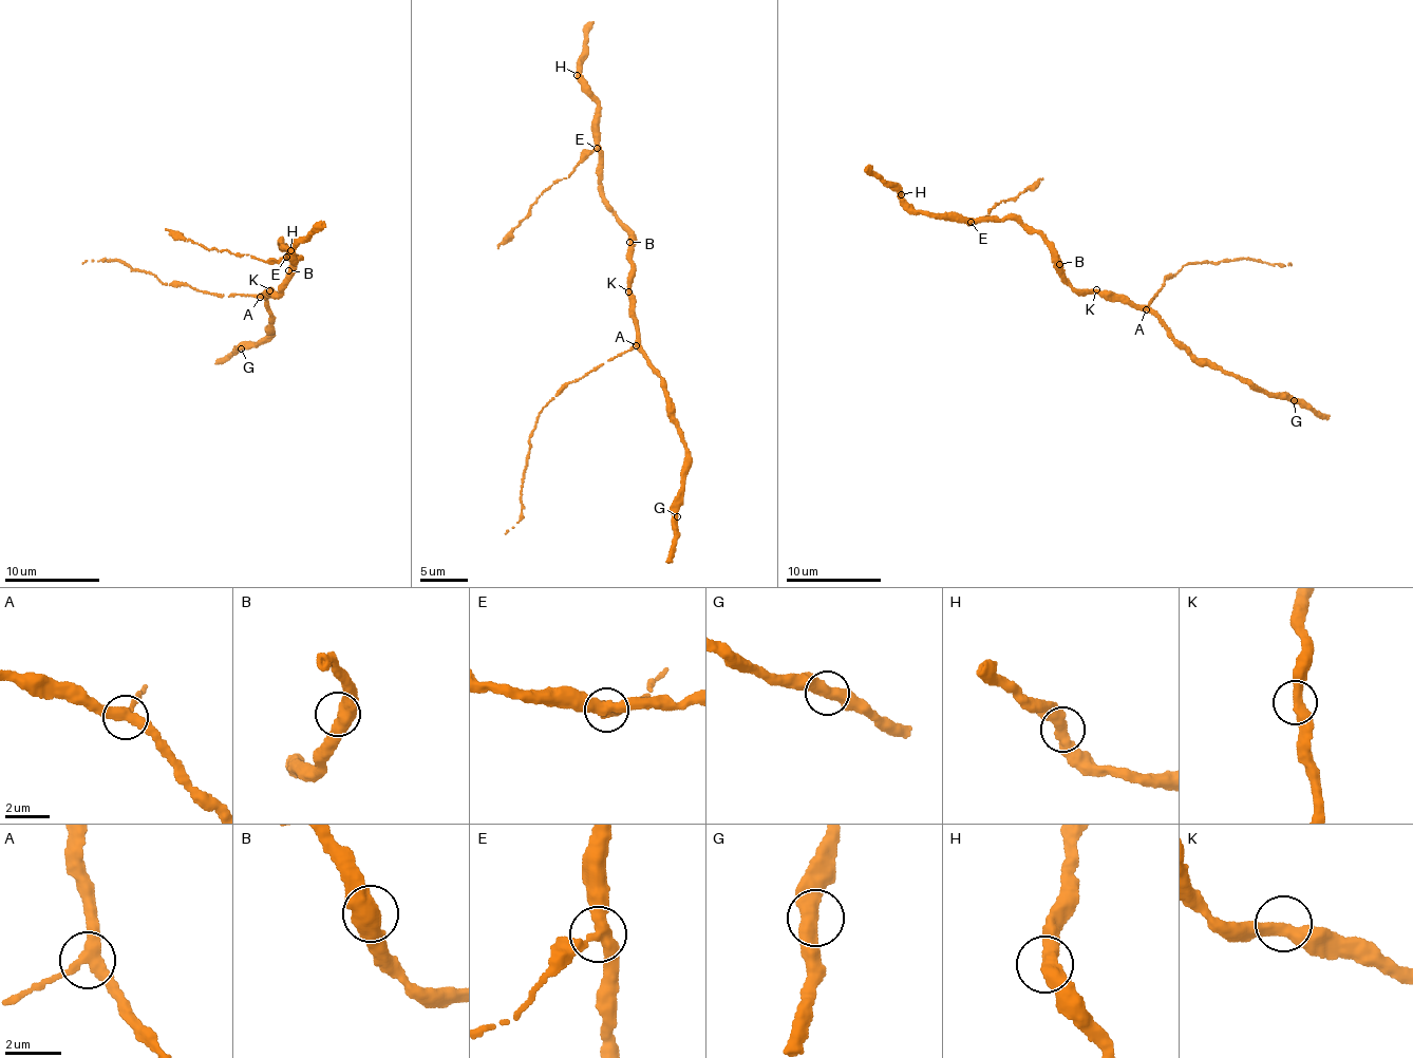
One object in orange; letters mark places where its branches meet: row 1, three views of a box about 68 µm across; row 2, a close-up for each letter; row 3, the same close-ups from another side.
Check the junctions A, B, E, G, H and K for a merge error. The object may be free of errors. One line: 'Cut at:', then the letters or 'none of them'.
Cut at: E

